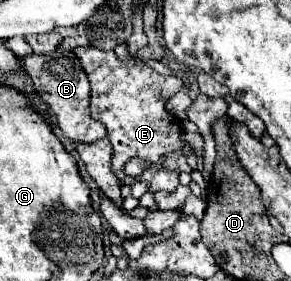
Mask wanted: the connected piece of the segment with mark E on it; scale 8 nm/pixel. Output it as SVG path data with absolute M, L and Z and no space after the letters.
M77 47L75 49L89 81L91 81L91 117L99 119L107 127L107 137L113 145L113 159L111 169L115 177L131 185L133 179L123 173L123 163L129 157L141 157L153 163L137 181L145 181L147 185L155 185L157 191L173 191L179 185L179 173L165 171L159 165L159 159L163 155L175 153L183 149L183 143L179 139L179 119L175 119L167 109L165 103L169 97L173 97L183 81L175 75L159 75L145 63L133 63L133 61L119 61L113 51L103 51L95 47Z

